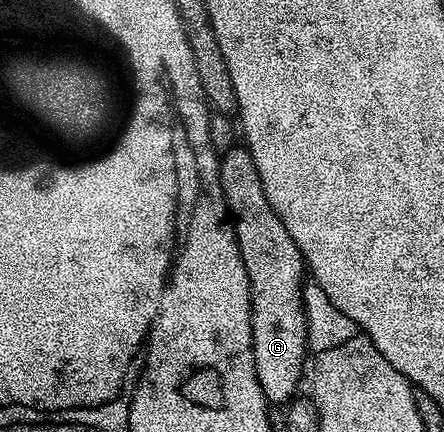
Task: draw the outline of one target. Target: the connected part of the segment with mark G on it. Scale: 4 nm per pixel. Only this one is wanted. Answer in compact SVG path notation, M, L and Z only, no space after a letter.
M246 147L232 149L219 158L220 186L228 204L232 225L236 229L238 247L242 255L242 263L246 267L246 275L252 292L252 350L254 351L254 367L258 375L258 383L262 387L264 397L269 403L284 401L288 403L297 396L296 388L300 380L305 380L306 365L304 357L309 356L306 343L306 311L304 310L304 283L306 266L304 257L298 251L294 239L290 239L290 231L282 227L282 219L270 207L270 199L266 199L266 191L262 191L262 179L258 175L258 167L254 167L254 159Z

